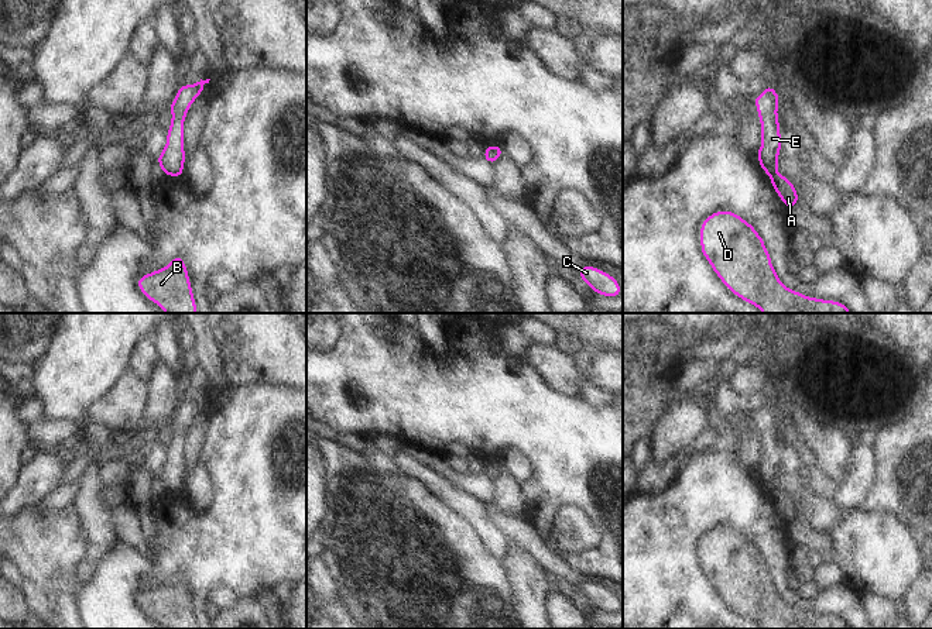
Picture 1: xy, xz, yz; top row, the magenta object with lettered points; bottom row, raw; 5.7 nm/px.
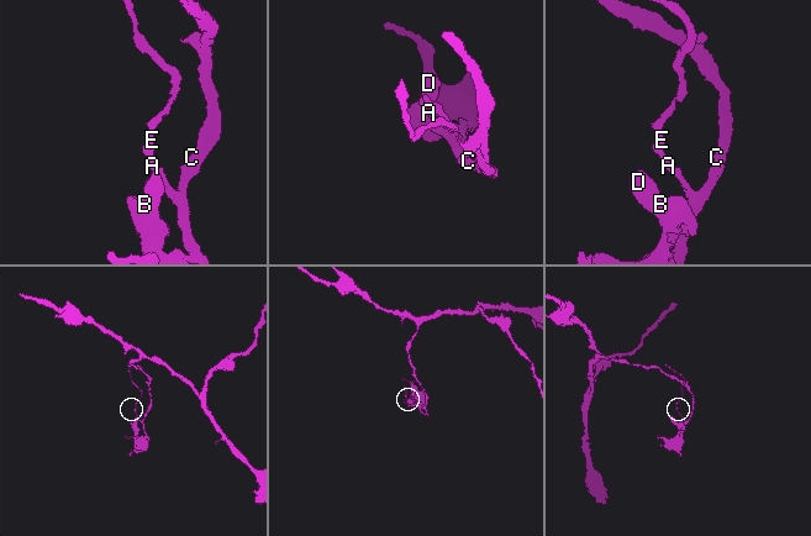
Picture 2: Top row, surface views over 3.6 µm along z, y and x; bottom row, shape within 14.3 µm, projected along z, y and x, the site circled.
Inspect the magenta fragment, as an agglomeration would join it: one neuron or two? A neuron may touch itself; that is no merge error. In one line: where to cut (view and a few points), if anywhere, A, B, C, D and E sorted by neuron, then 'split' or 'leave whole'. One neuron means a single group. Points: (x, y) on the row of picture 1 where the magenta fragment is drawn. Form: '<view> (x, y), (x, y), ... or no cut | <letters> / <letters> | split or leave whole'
yz (775, 172), (770, 176) | A B C D / E | split

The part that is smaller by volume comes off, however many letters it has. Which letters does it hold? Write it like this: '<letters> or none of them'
E

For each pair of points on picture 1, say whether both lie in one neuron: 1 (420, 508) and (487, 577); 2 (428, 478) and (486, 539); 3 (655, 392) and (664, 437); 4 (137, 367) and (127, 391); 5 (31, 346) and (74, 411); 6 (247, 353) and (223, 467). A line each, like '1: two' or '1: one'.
1: one
2: one
3: two
4: two
5: two
6: two

